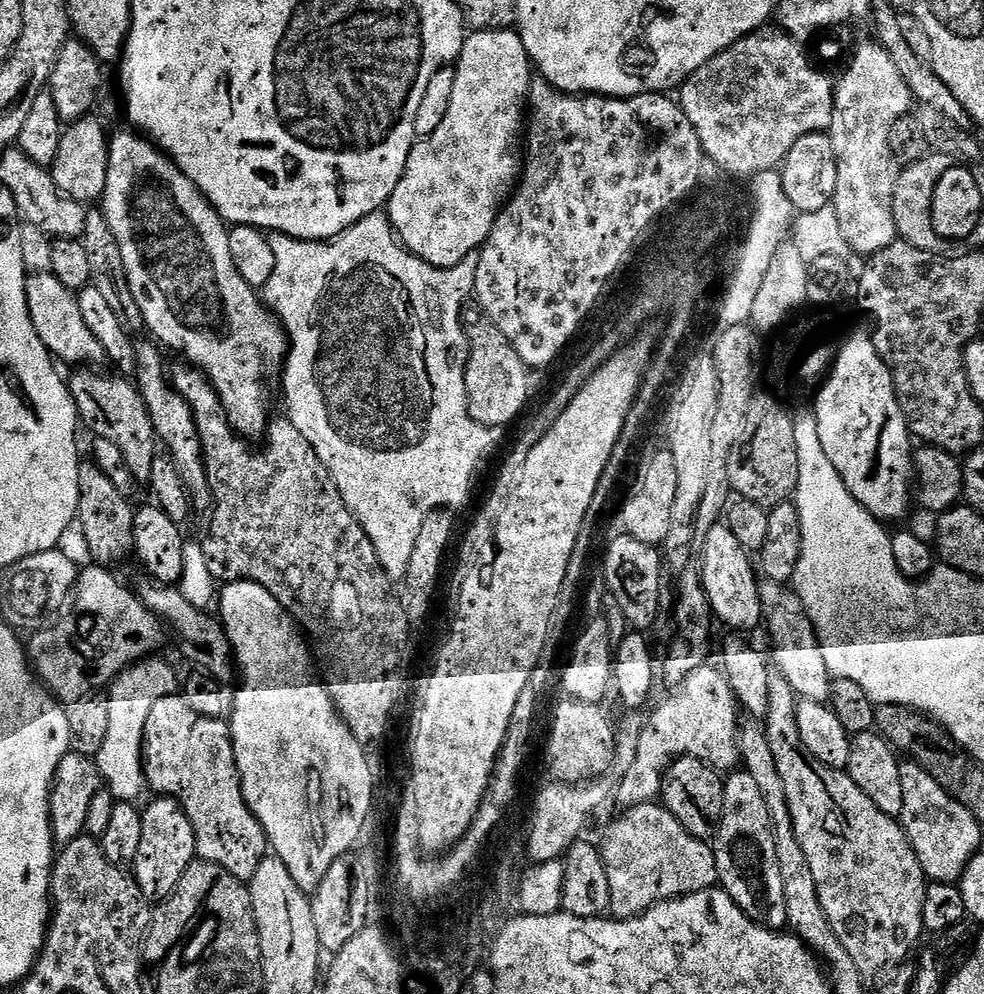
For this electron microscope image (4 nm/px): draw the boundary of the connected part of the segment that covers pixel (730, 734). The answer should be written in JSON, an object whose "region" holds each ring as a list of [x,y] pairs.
{"region":[[[704,665],[687,677],[684,683],[675,691],[676,694],[666,699],[651,718],[647,719],[642,737],[638,744],[638,758],[634,765],[621,777],[616,790],[616,802],[623,809],[635,808],[638,805],[653,803],[663,791],[664,776],[675,760],[684,756],[690,756],[710,765],[719,772],[730,772],[737,769],[740,764],[740,745],[738,714],[740,705],[735,693],[730,687],[727,677],[723,671],[711,665]]]}

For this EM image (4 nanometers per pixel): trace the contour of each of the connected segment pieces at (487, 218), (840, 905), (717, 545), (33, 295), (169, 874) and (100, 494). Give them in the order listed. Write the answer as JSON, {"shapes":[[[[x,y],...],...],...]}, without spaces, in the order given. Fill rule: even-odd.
{"shapes":[[[[476,30],[465,35],[464,45],[460,51],[460,57],[454,62],[454,68],[456,68],[456,77],[452,80],[452,92],[447,93],[446,118],[442,118],[442,126],[438,126],[438,130],[434,130],[432,136],[423,137],[419,142],[413,144],[402,178],[386,205],[386,215],[391,220],[392,231],[396,233],[400,243],[418,259],[425,260],[438,268],[454,267],[471,252],[483,248],[484,243],[488,241],[488,235],[492,233],[494,222],[500,217],[500,209],[515,193],[522,175],[522,137],[526,132],[526,109],[530,104],[534,79],[534,65],[528,59],[526,46],[520,40],[519,31],[516,30]]],[[[772,674],[769,678],[769,712],[766,719],[766,731],[770,742],[770,750],[774,753],[774,762],[778,766],[778,778],[782,778],[782,786],[786,790],[786,802],[790,810],[794,834],[802,846],[802,854],[806,854],[806,862],[810,862],[810,871],[814,874],[814,882],[818,886],[818,898],[822,902],[822,910],[826,914],[838,942],[842,942],[842,946],[850,954],[850,958],[854,958],[854,966],[858,966],[861,977],[880,976],[883,972],[898,967],[911,954],[912,947],[919,942],[920,936],[925,935],[924,923],[922,922],[922,906],[926,898],[928,884],[926,883],[923,867],[919,865],[912,844],[903,828],[901,828],[900,820],[882,814],[882,810],[878,810],[878,806],[874,806],[874,802],[870,802],[870,798],[853,782],[847,771],[832,769],[812,756],[810,750],[803,744],[802,734],[799,732],[797,703],[798,695],[792,689],[789,677],[784,674]]],[[[721,522],[706,534],[704,542],[704,564],[699,565],[704,578],[704,589],[717,621],[729,624],[732,628],[741,628],[748,632],[751,628],[761,627],[763,606],[760,601],[761,581],[750,553],[744,549],[731,532],[727,523]]],[[[50,272],[31,275],[27,279],[27,308],[34,330],[43,345],[59,361],[61,359],[66,364],[80,364],[76,366],[92,366],[88,364],[102,364],[107,359],[97,338],[82,321],[79,299]]],[[[156,798],[148,809],[143,809],[142,815],[142,843],[138,846],[134,875],[149,902],[163,902],[176,891],[182,874],[186,874],[186,870],[197,859],[196,835],[190,818],[171,798]]],[[[83,461],[79,470],[79,510],[77,525],[93,560],[100,566],[112,564],[129,556],[134,550],[134,508],[128,504],[115,484],[94,464]]]]}

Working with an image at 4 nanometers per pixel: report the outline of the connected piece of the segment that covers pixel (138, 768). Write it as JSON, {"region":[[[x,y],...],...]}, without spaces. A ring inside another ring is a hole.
{"region":[[[160,658],[151,662],[141,662],[120,673],[110,688],[108,701],[110,710],[109,734],[106,735],[105,744],[94,759],[100,767],[100,775],[103,783],[116,795],[115,799],[120,802],[139,801],[140,791],[145,791],[144,779],[144,731],[140,724],[146,726],[144,712],[150,714],[148,704],[154,706],[152,696],[161,699],[163,696],[173,695],[176,684],[176,676],[168,664],[163,664]],[[156,688],[156,692],[152,692]],[[112,692],[112,694],[111,694]]]}

